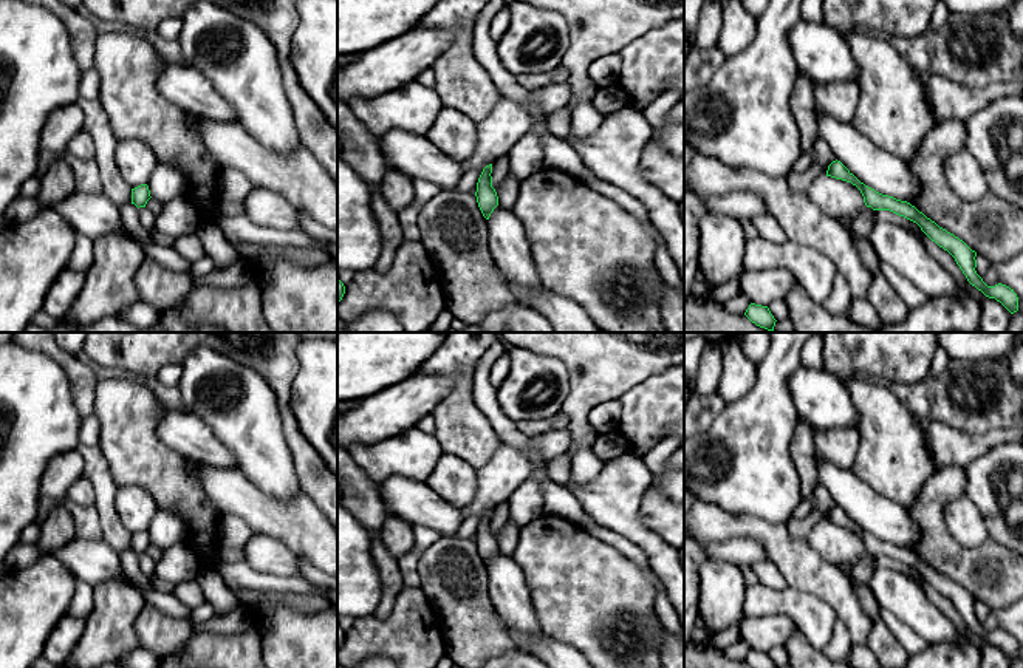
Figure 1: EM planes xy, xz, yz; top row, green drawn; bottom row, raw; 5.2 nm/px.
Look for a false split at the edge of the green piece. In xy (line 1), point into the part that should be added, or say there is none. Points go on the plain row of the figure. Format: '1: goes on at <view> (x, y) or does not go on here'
1: does not go on here

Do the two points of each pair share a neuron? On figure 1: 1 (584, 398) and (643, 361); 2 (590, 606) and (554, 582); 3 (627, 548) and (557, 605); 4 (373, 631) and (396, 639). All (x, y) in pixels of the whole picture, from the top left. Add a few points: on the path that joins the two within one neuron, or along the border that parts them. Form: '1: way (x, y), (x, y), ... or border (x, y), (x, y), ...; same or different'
1: way (598, 384), (621, 361), (629, 361); same
2: way (581, 597), (564, 582); same
3: border (590, 532), (618, 548), (649, 575); different
4: way (379, 637), (390, 637); same

